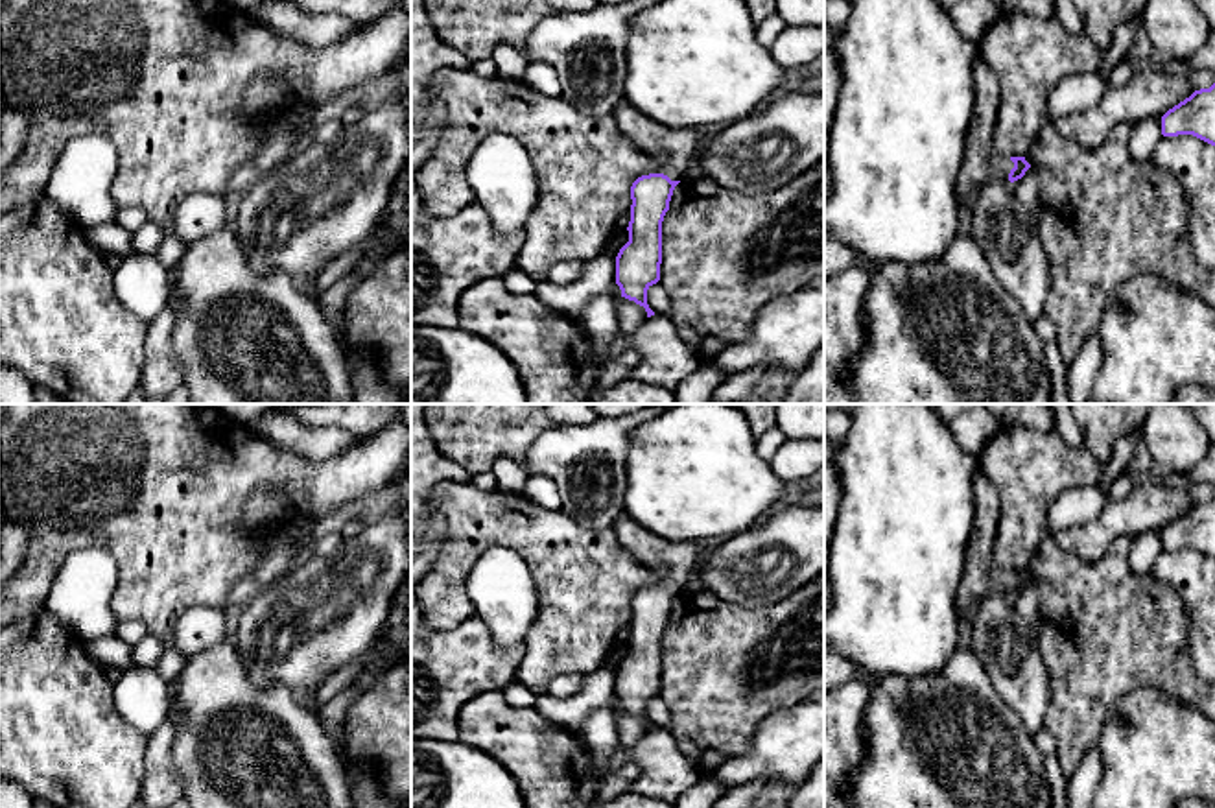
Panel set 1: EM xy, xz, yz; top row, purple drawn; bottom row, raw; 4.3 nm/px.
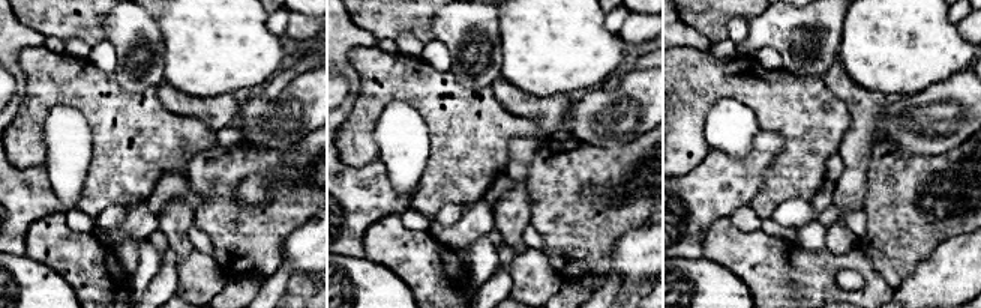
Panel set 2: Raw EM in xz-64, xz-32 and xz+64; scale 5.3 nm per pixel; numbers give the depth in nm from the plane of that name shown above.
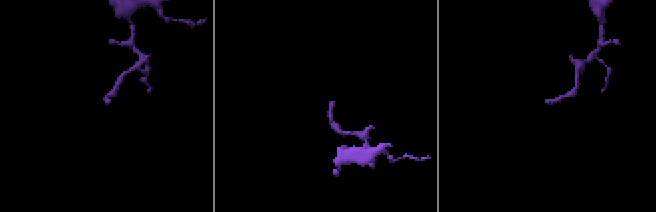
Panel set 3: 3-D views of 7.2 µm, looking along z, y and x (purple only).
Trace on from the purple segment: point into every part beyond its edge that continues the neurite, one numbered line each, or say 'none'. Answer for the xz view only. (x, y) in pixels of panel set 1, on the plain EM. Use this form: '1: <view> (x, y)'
1: xz (677, 563)

